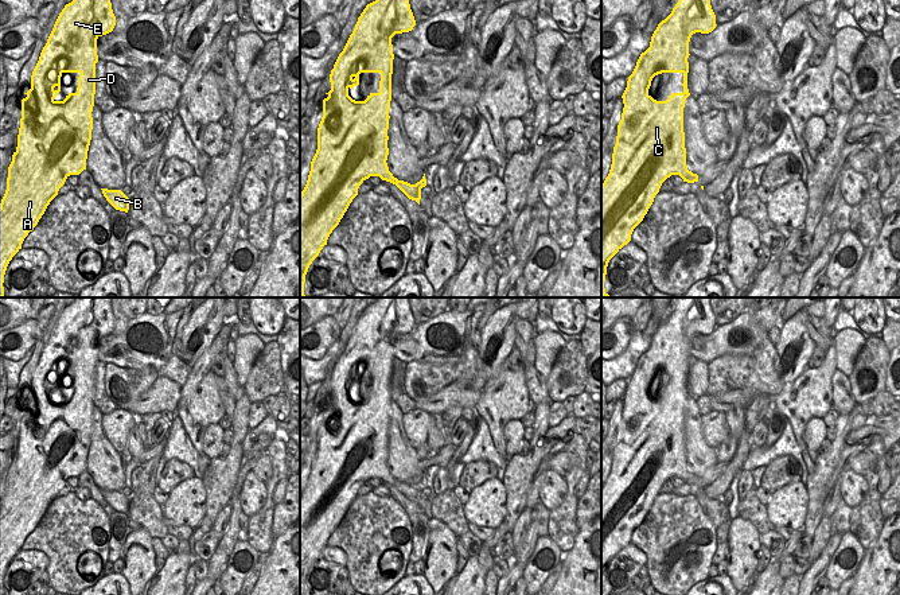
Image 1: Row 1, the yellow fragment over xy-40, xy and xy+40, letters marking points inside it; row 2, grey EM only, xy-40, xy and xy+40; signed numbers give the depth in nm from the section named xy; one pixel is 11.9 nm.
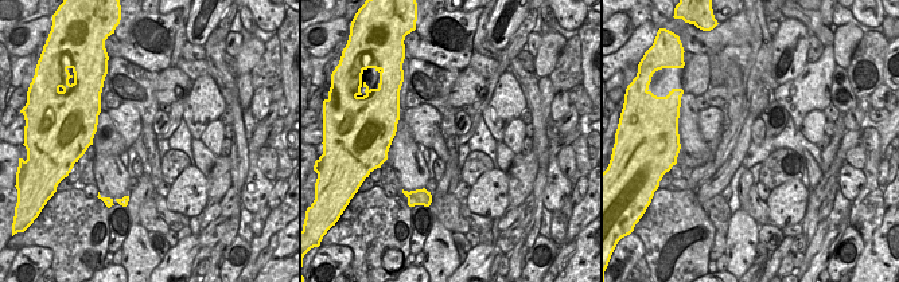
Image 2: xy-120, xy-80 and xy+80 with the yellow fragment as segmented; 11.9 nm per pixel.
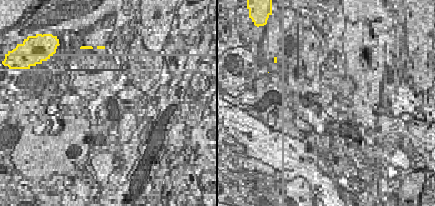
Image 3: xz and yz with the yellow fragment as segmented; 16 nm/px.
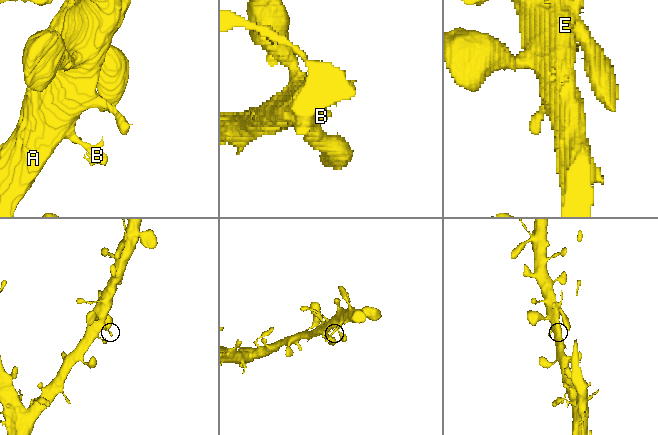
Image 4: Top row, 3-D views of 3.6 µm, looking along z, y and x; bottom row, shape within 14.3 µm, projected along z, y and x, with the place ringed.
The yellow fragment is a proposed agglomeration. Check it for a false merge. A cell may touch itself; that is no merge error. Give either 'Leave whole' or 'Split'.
Leave whole.

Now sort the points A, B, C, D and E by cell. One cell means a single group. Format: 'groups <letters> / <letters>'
groups A B C D E

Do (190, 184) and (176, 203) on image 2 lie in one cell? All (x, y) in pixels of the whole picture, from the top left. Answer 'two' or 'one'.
one

